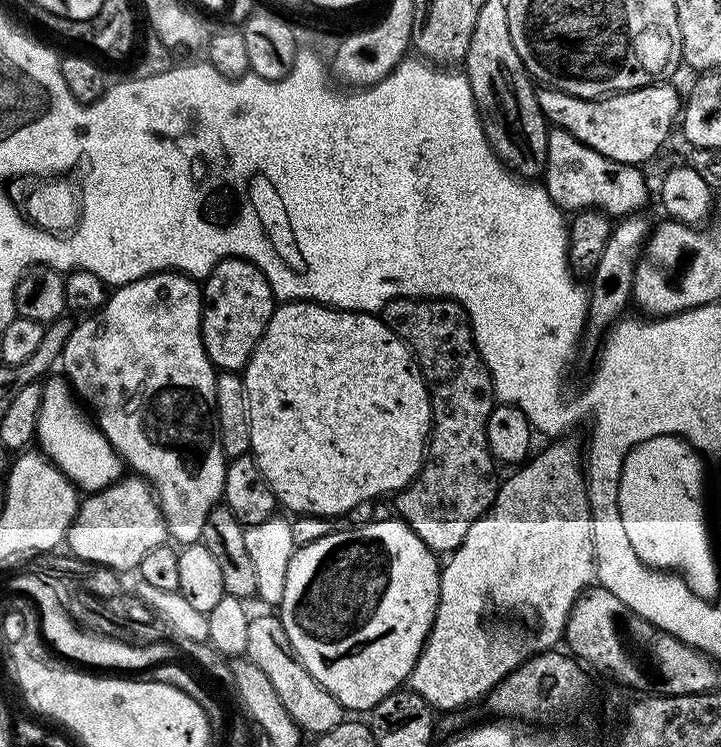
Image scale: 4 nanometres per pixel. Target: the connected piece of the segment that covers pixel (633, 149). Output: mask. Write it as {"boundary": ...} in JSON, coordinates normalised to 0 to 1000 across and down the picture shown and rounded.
{"boundary":[[[926,110],[903,112],[872,123],[854,123],[849,129],[834,129],[824,134],[757,116],[750,116],[743,130],[764,170],[785,174],[785,179],[802,190],[818,195],[818,201],[829,201],[829,206],[852,217],[883,222],[893,222],[925,190],[946,150],[946,129]]]}

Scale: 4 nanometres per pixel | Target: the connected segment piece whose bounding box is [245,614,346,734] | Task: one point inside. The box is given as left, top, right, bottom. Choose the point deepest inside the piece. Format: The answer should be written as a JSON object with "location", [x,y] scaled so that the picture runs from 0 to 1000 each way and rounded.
{"location":[436,950]}

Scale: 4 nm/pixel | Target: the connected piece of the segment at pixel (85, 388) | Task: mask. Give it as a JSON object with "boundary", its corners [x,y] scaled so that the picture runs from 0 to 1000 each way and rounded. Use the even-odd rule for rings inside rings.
{"boundary":[[[215,364],[207,369],[191,372],[179,380],[165,382],[151,395],[148,404],[139,411],[139,416],[118,422],[112,427],[117,430],[112,434],[107,432],[98,447],[92,452],[86,478],[86,489],[89,487],[86,498],[94,513],[100,515],[101,525],[125,548],[139,580],[150,588],[153,597],[158,597],[158,602],[166,609],[168,617],[176,625],[179,621],[183,625],[179,628],[187,636],[204,643],[211,649],[222,676],[222,685],[226,688],[233,705],[233,716],[250,731],[270,728],[277,723],[280,704],[286,704],[286,688],[291,688],[291,683],[307,673],[311,661],[313,612],[305,590],[305,572],[300,564],[300,534],[297,533],[297,517],[302,498],[301,494],[295,493],[280,458],[280,447],[277,446],[279,416],[280,386],[268,371],[258,369],[252,364]]]}

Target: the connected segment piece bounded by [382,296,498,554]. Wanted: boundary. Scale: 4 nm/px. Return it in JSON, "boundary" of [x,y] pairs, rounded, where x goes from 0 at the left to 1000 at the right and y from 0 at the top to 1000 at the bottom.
{"boundary":[[[553,396],[533,411],[530,427],[535,436],[548,439],[549,446],[560,454],[562,463],[577,478],[577,487],[594,514],[594,531],[599,539],[599,576],[588,625],[564,653],[548,660],[548,689],[564,699],[569,710],[574,710],[574,715],[591,726],[598,739],[626,742],[635,731],[641,731],[646,710],[657,704],[664,691],[675,688],[688,665],[691,621],[677,600],[674,586],[674,565],[685,545],[682,507],[660,466],[649,418],[631,399]]]}

